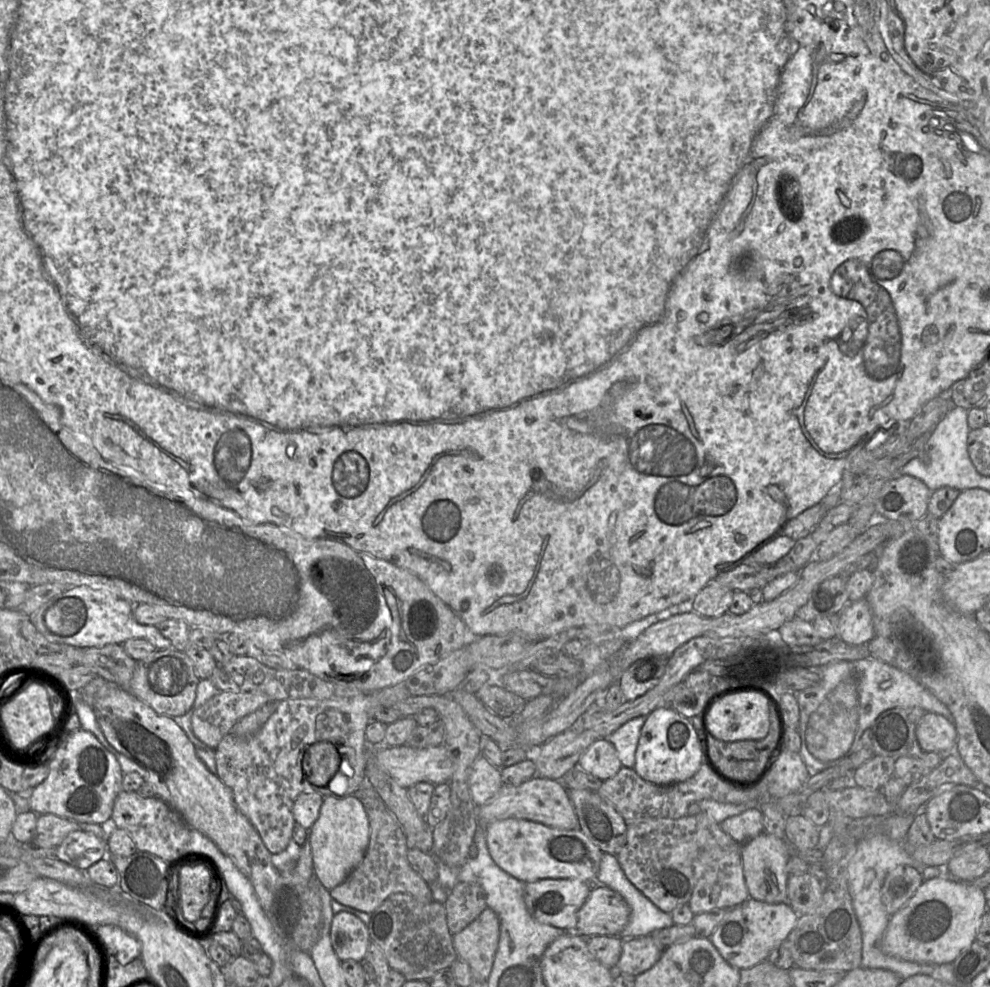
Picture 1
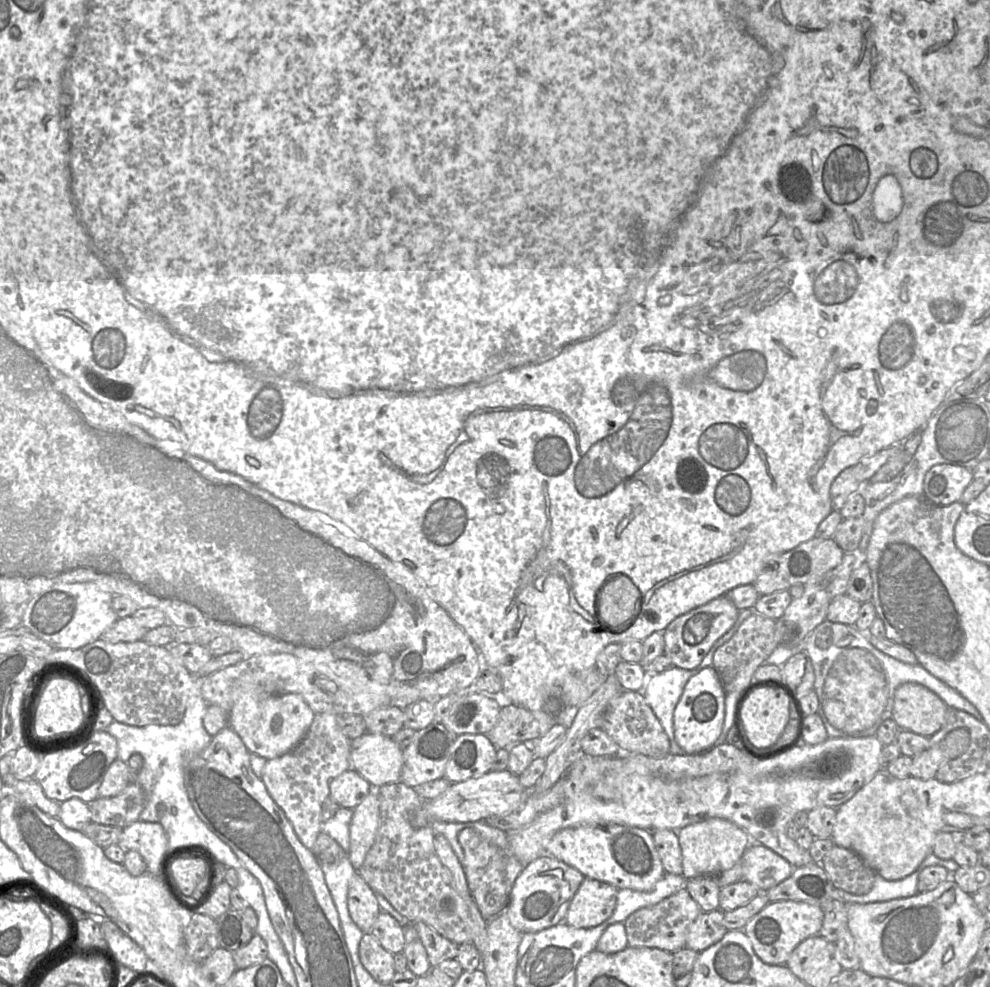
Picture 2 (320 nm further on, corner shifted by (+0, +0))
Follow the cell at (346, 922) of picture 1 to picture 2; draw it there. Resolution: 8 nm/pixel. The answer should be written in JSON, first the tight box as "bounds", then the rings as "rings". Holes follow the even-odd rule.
{"bounds":[348,871,381,933],"rings":[[[359,871],[355,872],[350,881],[348,909],[352,920],[363,933],[370,933],[381,909],[376,893],[360,876]]]}

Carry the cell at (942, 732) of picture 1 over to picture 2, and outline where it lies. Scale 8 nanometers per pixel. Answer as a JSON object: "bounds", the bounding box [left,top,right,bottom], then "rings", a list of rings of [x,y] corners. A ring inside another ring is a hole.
{"bounds":[892,682,947,736],"rings":[[[907,682],[894,694],[892,718],[899,729],[921,736],[932,736],[944,725],[947,705],[925,686]]]}

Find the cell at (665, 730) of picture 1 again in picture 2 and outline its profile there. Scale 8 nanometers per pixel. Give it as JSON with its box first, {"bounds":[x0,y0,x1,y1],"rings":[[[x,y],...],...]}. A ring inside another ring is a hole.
{"bounds":[673,667,725,754],"rings":[[[713,667],[702,669],[689,679],[673,712],[674,739],[684,754],[699,754],[715,745],[724,722],[725,697]]]}

